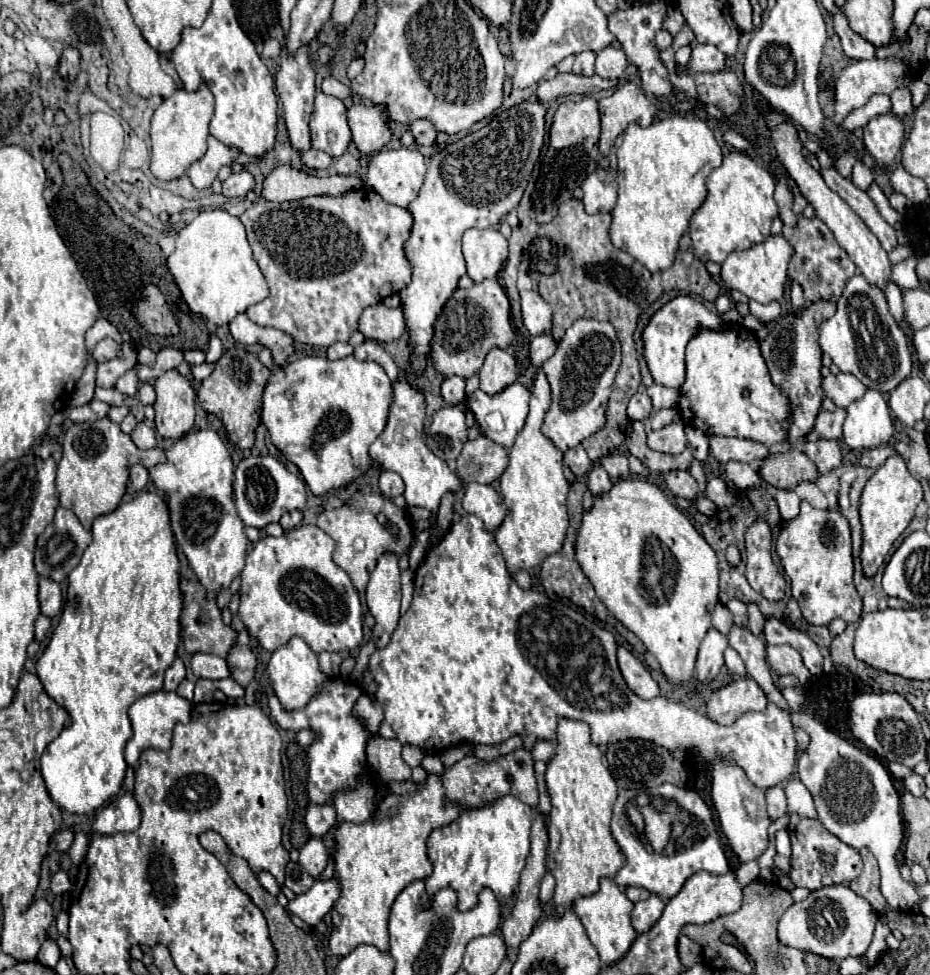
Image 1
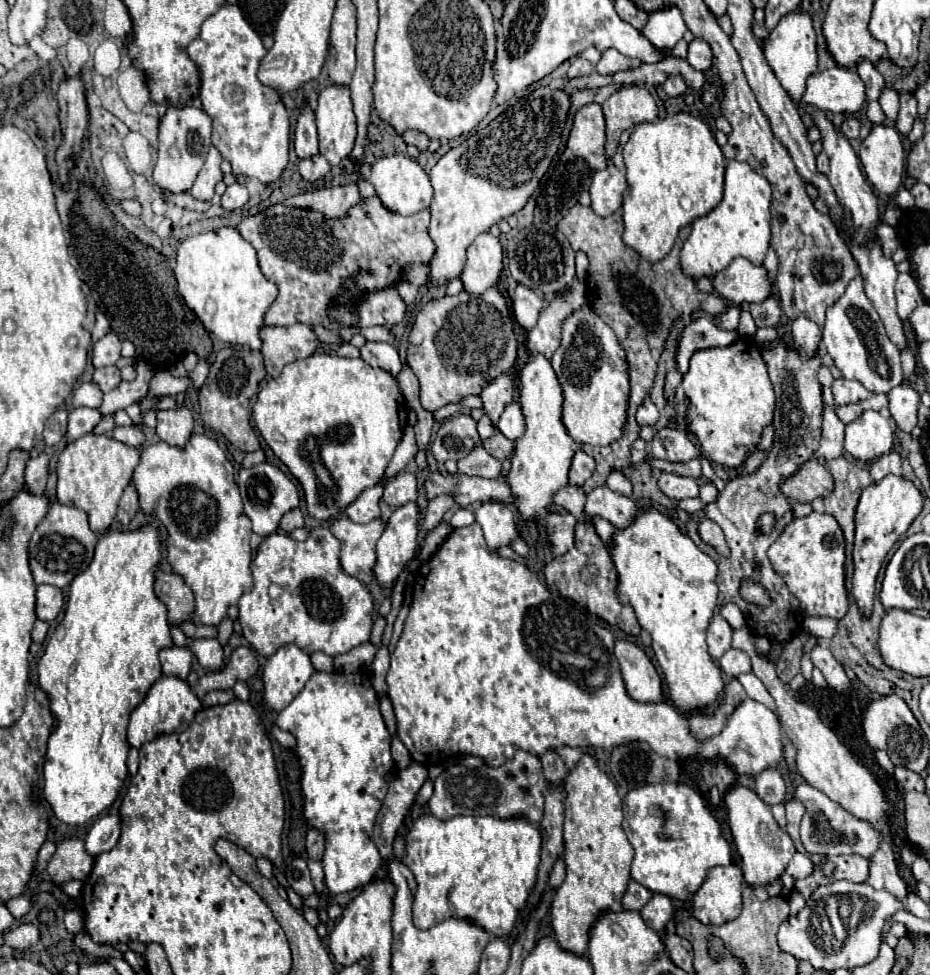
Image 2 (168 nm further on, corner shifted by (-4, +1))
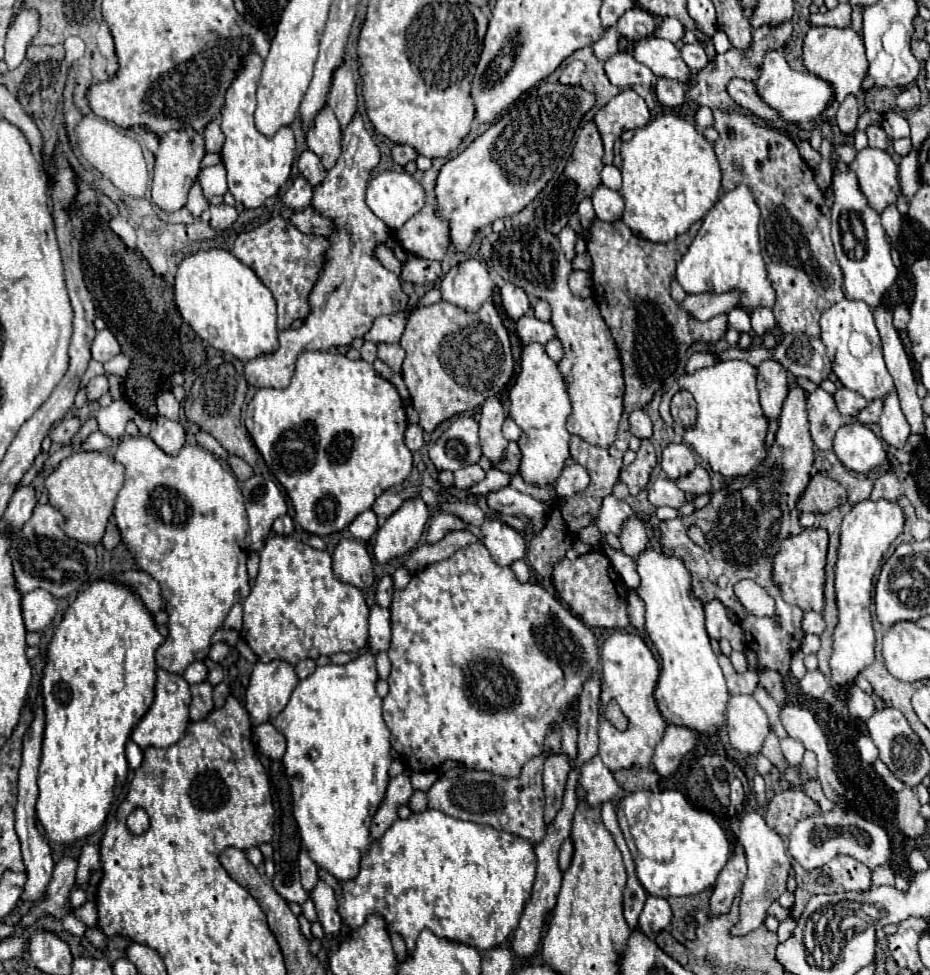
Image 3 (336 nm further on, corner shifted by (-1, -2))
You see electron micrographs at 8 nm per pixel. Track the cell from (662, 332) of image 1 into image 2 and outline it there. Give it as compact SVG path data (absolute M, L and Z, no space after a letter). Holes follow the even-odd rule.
M701 317L693 321L679 339L677 347L677 367L681 373L689 369L689 359L695 351L699 349L709 349L709 347L727 347L739 339L737 331L725 331L717 327L711 319Z

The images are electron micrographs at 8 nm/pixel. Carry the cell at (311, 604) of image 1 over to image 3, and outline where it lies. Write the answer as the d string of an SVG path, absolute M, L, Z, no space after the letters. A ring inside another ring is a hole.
M270 536L260 552L260 570L258 570L258 576L254 580L254 586L252 586L252 592L250 596L242 602L242 610L244 610L244 626L242 626L242 638L248 642L248 646L252 648L252 652L256 654L256 658L260 662L270 662L270 660L286 660L286 662L300 662L304 658L318 658L318 656L330 656L330 654L338 654L338 652L356 652L360 650L366 642L368 642L368 604L362 596L362 592L356 588L356 586L348 586L340 580L334 578L332 574L332 558L326 554L326 550L316 550L316 548L310 548L308 544L292 544L292 538L294 536Z

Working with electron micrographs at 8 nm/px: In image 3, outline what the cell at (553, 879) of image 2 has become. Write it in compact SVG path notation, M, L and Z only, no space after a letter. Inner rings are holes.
M566 838L566 840L562 842L560 856L558 856L558 864L560 864L560 870L562 870L562 872L566 872L566 870L568 870L570 860L572 860L572 852L574 852L574 848L572 848L572 840L570 840L570 838Z

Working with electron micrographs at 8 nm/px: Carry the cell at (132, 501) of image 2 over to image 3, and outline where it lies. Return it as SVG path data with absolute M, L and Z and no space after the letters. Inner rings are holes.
M110 520L110 522L108 522L108 528L106 528L106 534L104 534L104 538L102 538L102 544L104 544L104 548L110 550L110 548L118 546L120 540L122 540L122 534L120 534L116 522Z

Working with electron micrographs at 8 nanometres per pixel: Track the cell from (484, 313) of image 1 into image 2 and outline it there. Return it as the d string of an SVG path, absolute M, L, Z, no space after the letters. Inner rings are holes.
M497 287L487 289L483 295L467 295L461 291L455 297L445 295L441 299L429 301L419 309L409 333L407 363L421 383L421 407L425 411L437 411L449 403L459 403L467 395L481 395L483 387L489 385L489 381L513 369L515 359L517 343L513 335L513 321L507 309L507 301Z

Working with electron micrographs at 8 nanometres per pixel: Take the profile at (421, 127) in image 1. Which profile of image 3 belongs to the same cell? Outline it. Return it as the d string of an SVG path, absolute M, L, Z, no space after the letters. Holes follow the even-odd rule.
M394 144L392 146L392 158L400 166L404 166L410 160L416 160L416 156L418 156L418 152L412 146L408 146L408 144Z

